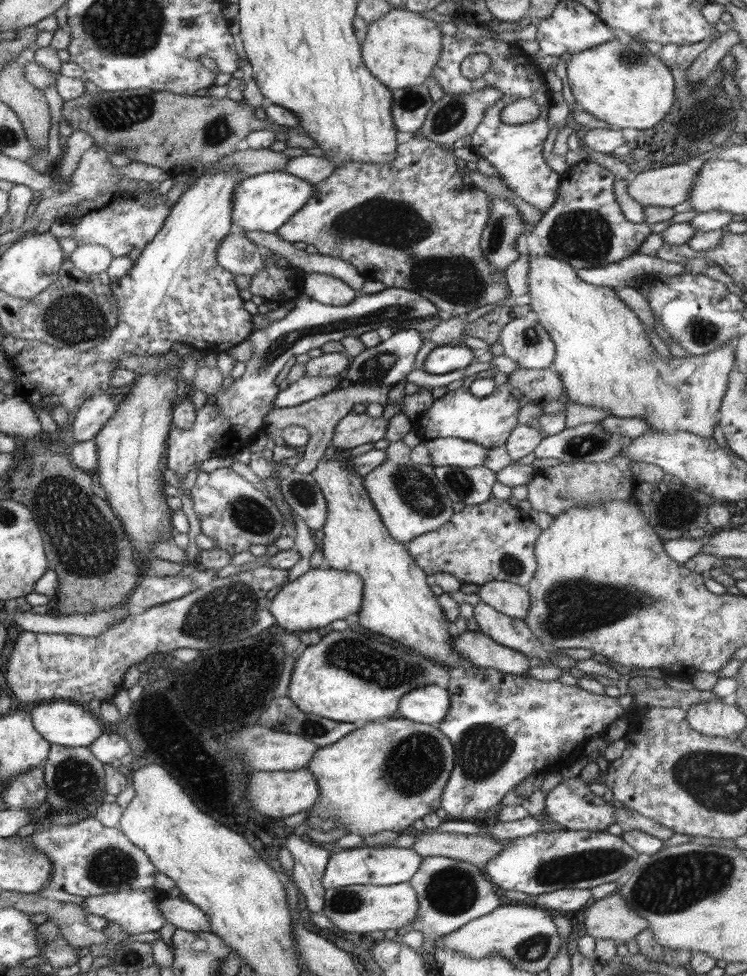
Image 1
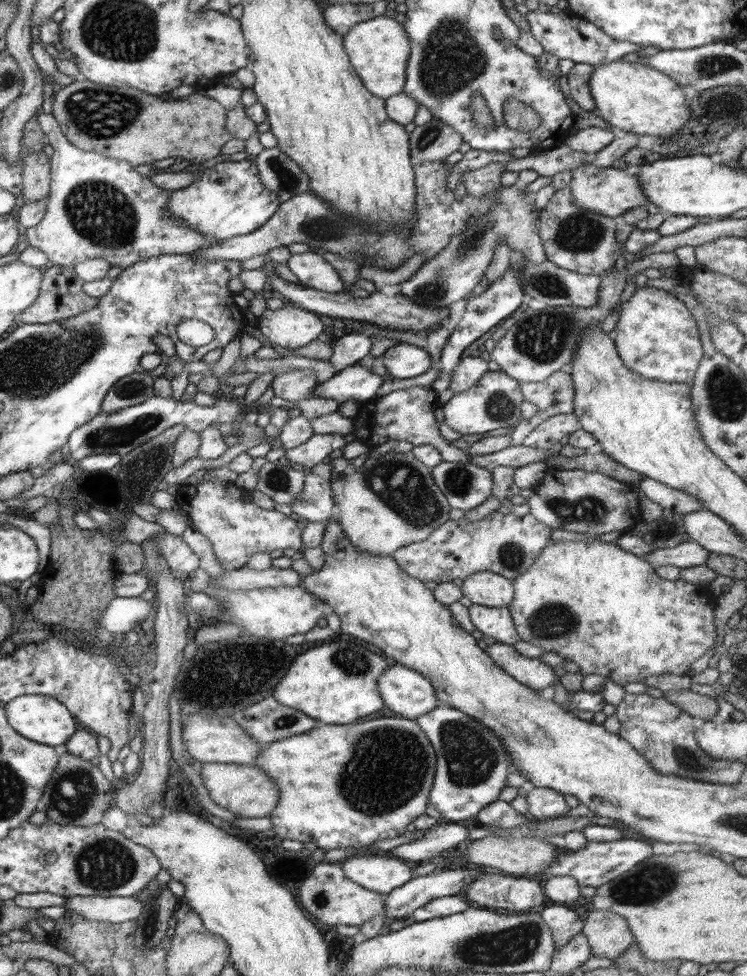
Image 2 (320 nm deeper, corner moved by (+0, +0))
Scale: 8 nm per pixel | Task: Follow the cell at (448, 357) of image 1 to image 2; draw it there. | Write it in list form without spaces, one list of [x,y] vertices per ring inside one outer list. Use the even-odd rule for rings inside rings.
[[[395,342],[384,352],[384,366],[392,378],[414,378],[433,365],[431,356],[410,343]]]

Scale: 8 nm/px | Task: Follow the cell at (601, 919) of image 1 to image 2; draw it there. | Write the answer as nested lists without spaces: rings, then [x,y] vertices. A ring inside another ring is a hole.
[[[592,910],[588,917],[584,919],[581,933],[587,938],[594,957],[618,958],[634,940],[625,918],[612,913],[612,911]]]

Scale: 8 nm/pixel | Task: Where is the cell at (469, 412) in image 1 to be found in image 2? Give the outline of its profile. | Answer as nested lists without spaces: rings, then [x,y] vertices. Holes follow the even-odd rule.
[[[488,371],[470,388],[458,392],[442,404],[445,423],[465,438],[475,438],[500,428],[512,428],[522,419],[520,405],[524,397],[519,382],[504,371]]]

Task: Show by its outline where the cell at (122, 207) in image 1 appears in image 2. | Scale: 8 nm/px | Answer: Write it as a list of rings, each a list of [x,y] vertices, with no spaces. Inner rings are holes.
[[[40,112],[37,119],[54,149],[51,193],[43,220],[35,228],[26,229],[24,237],[29,246],[49,257],[50,265],[75,267],[79,262],[103,258],[111,266],[126,270],[145,258],[191,254],[220,241],[204,237],[176,219],[168,211],[171,192],[144,178],[132,164],[80,150],[69,142],[50,113]]]

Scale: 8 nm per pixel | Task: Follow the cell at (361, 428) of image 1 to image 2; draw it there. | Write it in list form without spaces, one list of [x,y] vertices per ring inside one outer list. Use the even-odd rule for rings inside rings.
[[[314,434],[304,444],[287,449],[283,462],[301,468],[312,468],[330,461],[347,445],[345,436],[340,434]]]

